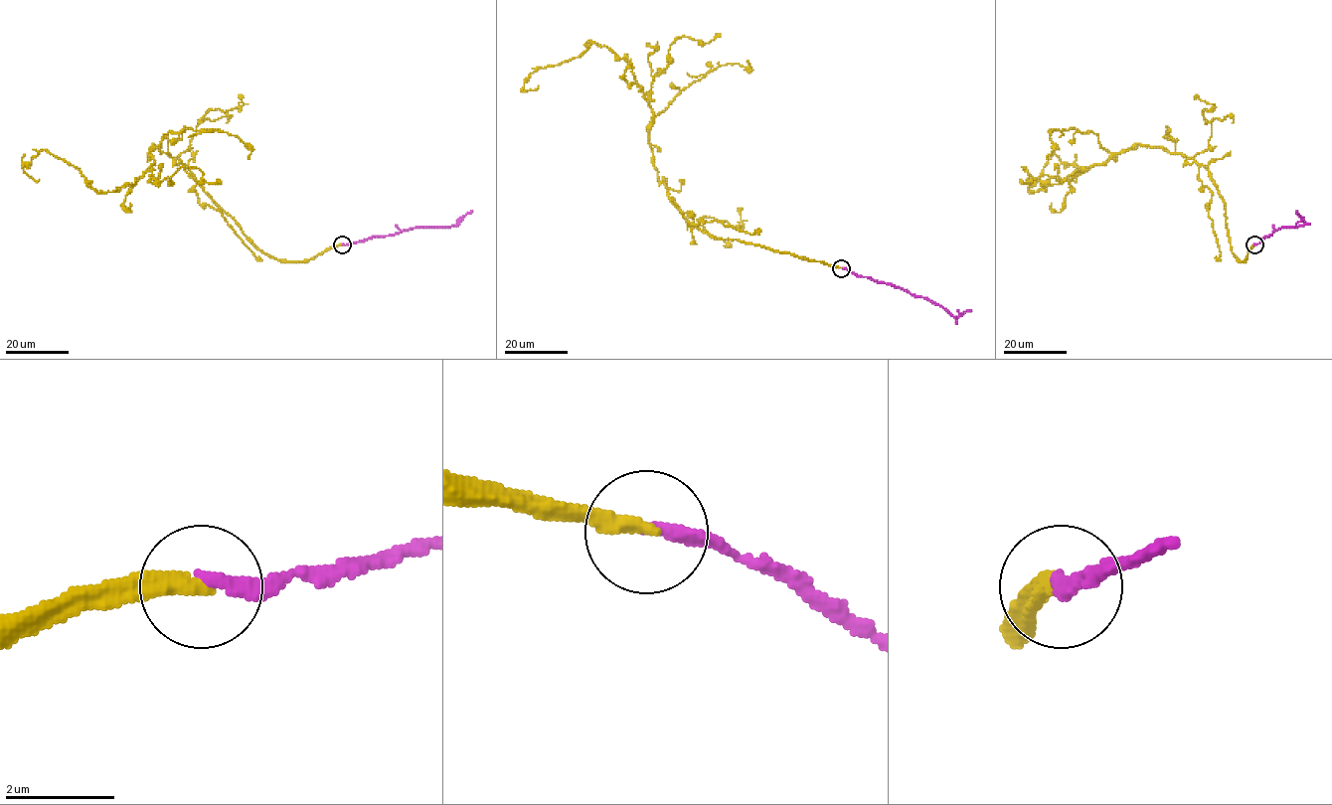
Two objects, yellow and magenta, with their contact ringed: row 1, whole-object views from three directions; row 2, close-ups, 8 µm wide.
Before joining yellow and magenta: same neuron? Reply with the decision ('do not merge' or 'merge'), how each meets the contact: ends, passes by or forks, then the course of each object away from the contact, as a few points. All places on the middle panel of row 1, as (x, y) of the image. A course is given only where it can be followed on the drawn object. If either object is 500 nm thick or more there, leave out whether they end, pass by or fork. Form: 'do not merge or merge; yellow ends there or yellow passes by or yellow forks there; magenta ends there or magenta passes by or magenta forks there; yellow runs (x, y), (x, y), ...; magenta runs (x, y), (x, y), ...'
do not merge; yellow ends there; magenta ends there; yellow runs (841, 267), (691, 224), (657, 175), (653, 110), (632, 66), (605, 47), (538, 67), (522, 90), (538, 85); magenta runs (841, 267), (925, 297), (956, 318), (971, 310)

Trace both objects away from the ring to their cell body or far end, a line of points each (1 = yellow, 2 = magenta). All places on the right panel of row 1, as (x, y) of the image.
1: (1253, 244), (1235, 257), (1210, 172), (1184, 155), (1133, 144), (1029, 189), (1054, 149), (1077, 168), (1072, 179)
2: (1253, 244), (1282, 228), (1301, 226), (1304, 221), (1296, 210)

